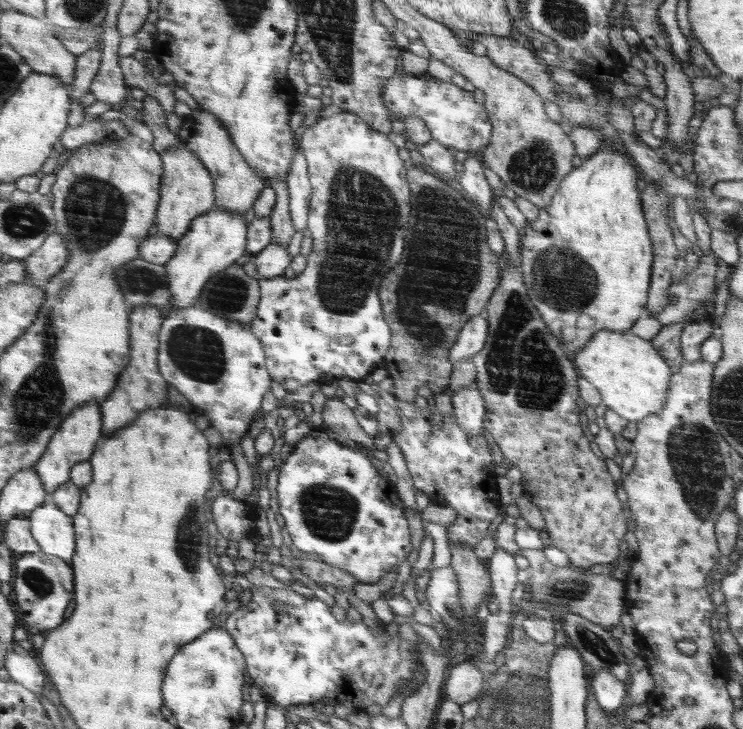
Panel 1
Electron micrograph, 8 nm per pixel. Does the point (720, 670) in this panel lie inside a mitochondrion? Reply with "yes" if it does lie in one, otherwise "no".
no

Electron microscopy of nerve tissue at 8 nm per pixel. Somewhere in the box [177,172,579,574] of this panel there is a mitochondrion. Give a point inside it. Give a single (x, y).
(436, 282)

